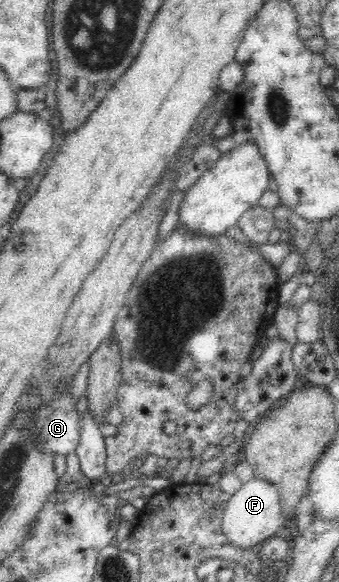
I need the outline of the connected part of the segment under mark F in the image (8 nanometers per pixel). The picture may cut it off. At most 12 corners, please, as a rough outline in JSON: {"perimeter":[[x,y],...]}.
{"perimeter":[[254,476],[232,495],[222,530],[257,551],[284,522],[279,493]]}

